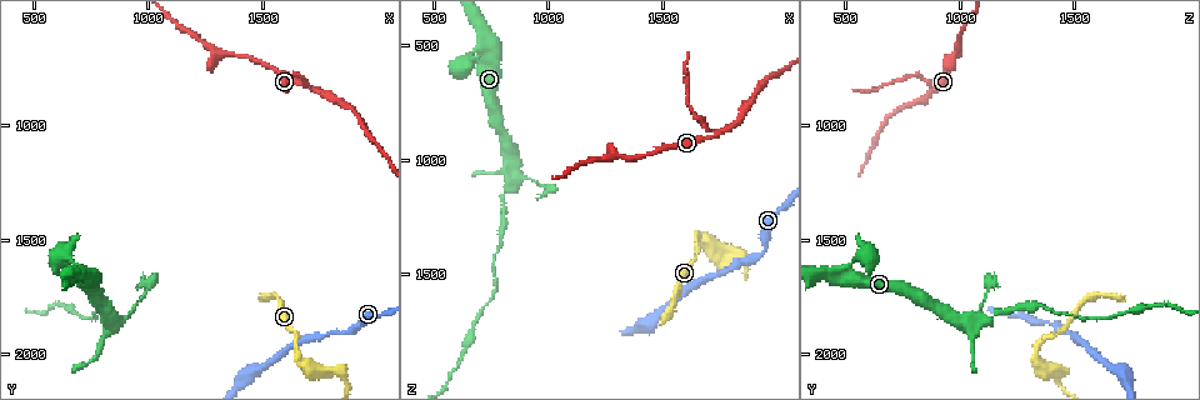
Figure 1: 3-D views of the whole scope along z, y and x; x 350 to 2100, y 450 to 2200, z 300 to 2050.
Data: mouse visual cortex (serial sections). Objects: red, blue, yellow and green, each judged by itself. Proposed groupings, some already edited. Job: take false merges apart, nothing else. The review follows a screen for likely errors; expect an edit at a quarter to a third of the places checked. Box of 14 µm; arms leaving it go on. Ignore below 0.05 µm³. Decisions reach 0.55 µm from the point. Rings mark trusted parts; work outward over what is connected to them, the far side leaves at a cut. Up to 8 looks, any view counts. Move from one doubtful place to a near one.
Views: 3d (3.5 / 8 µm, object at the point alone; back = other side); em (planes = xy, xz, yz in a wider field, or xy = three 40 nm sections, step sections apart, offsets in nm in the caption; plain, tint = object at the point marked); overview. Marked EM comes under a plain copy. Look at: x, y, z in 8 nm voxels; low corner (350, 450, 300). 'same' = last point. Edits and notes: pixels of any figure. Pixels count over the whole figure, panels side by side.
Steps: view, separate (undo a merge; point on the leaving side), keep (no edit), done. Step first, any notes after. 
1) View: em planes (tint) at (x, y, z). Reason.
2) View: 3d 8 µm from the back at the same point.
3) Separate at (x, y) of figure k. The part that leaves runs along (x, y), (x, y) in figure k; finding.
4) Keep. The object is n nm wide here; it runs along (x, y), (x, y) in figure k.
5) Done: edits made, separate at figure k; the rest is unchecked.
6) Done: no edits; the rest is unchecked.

View: 3d 3.5 µm at (1940, 1860, 1400). Thin neck.

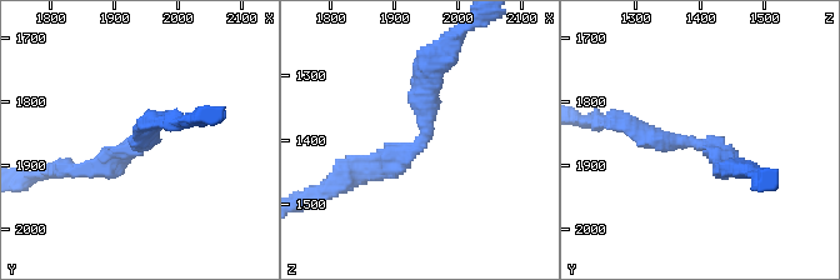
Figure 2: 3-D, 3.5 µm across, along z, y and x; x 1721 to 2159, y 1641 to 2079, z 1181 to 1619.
View: em xy step 1 (tint) at (1945, 1865, 1400). Shape alone is not enough.

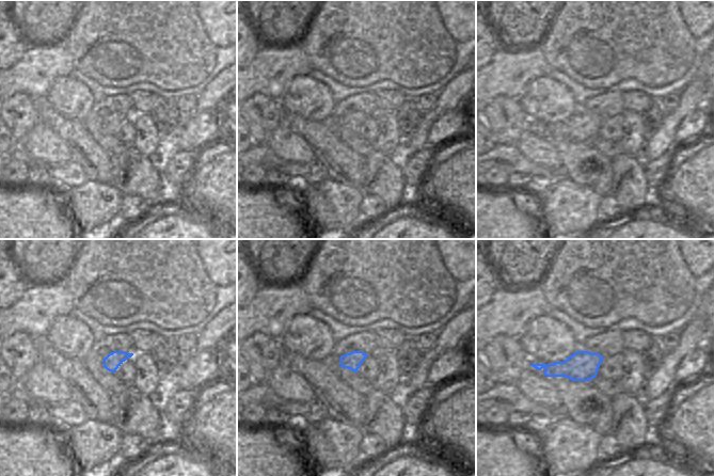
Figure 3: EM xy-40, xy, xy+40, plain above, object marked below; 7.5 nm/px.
View: em xy step 2 (tint) at the same point.

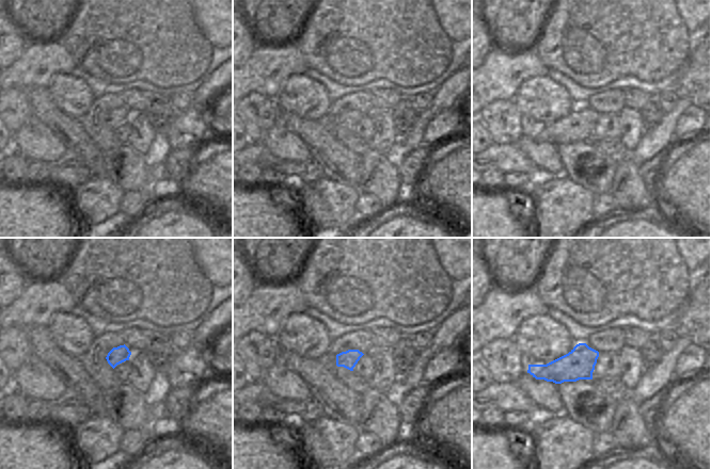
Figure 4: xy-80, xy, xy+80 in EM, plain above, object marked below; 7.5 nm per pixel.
Keep. The arms are 200, 250 nm wide; it runs along (433, 68), (425, 138), (353, 173) in figure 2; continuous, no second cell.

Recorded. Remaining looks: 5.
View: 3d 3.5 µm at (1740, 840, 890). Two arms in line, one across.

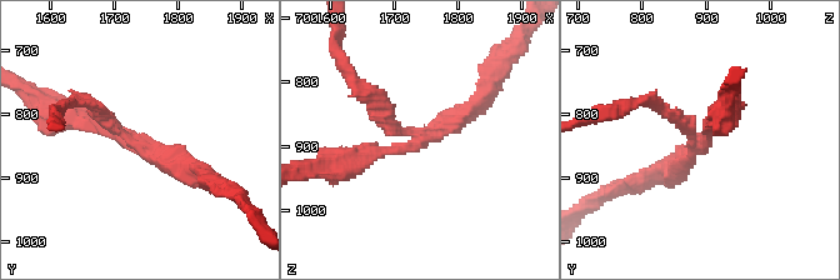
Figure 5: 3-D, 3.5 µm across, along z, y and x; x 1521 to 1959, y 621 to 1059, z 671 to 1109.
View: em xy step 5 (tint) at (1740, 845, 895). 3 arms meet here; the arms are 150, 250, 250 nm wide; need the tissue.

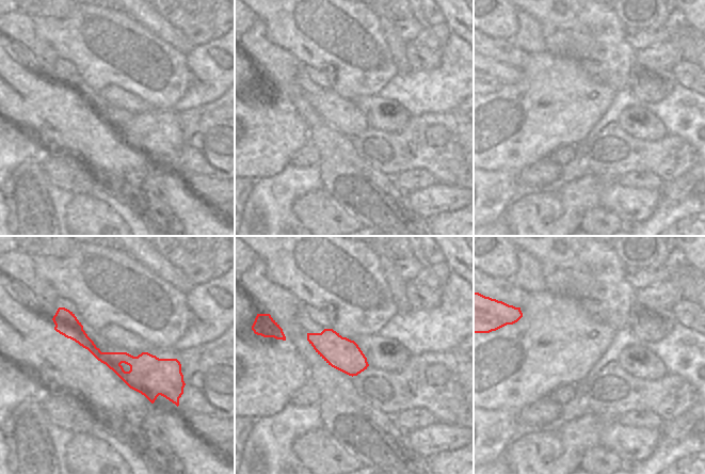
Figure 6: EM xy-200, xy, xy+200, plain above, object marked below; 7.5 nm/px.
Keep. It runs along (346, 160), (411, 148), (484, 96) in figure 5; all the same cell.

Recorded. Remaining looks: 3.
View: 3d 3.5 µm at (1330, 690, 980). Arms part here.

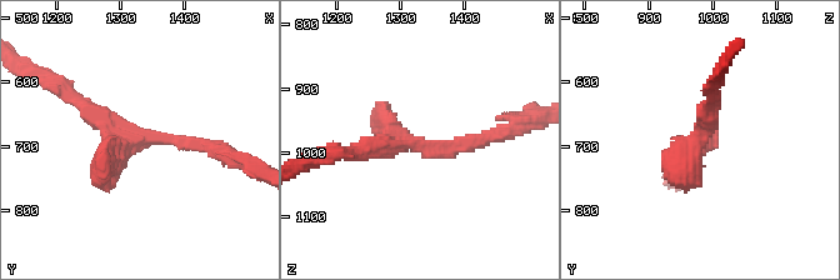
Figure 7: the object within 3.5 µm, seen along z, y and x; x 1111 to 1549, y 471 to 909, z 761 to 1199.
View: em xy step 3 (tint) at (1335, 690, 990).

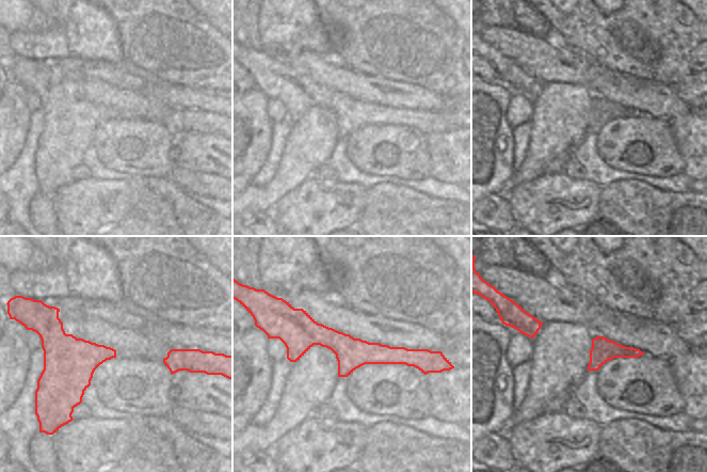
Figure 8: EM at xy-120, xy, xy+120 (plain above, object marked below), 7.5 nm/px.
Keep. One cell here.

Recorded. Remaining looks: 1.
Done: no edits; the rest is unchecked.

